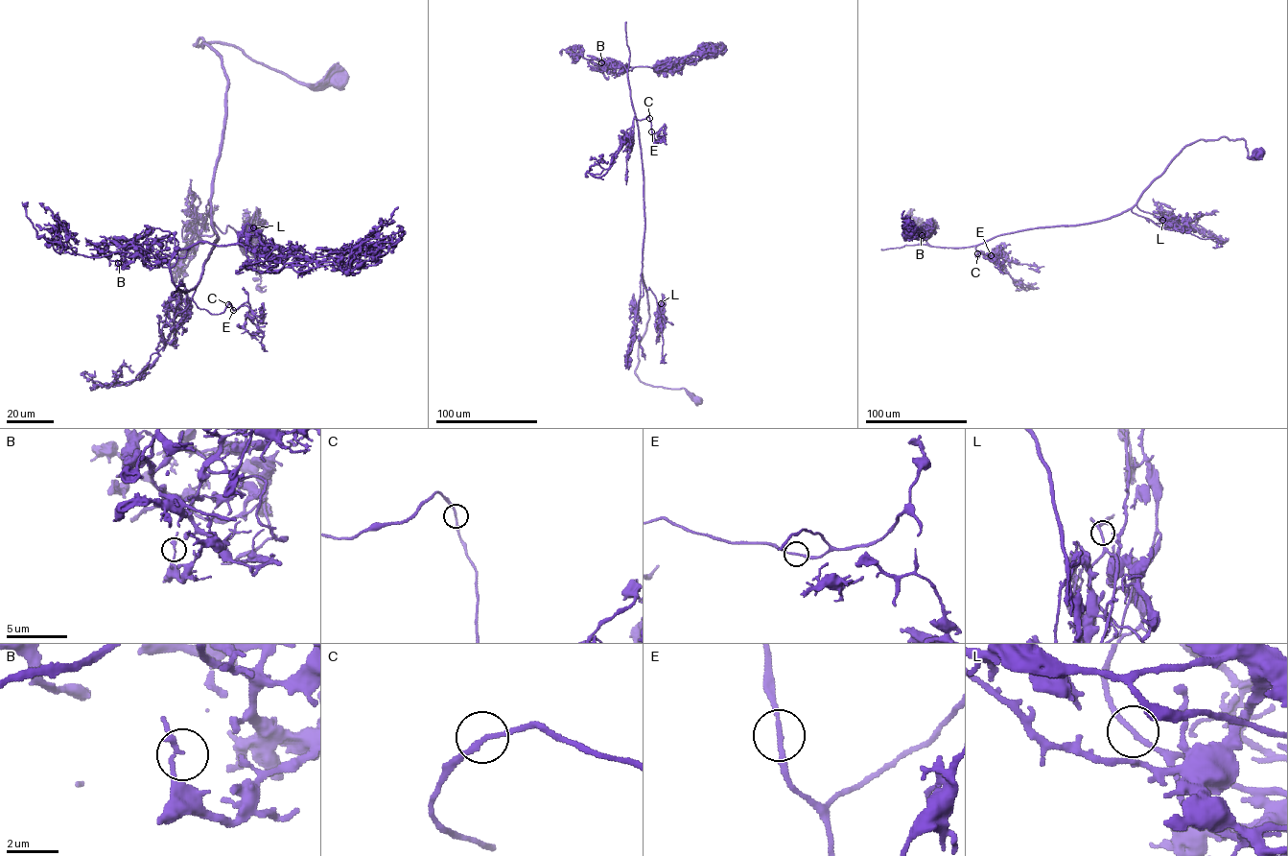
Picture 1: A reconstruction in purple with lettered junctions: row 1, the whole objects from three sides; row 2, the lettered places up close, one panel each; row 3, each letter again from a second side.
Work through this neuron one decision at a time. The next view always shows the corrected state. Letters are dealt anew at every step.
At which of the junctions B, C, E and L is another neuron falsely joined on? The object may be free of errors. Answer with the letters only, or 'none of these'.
none of these

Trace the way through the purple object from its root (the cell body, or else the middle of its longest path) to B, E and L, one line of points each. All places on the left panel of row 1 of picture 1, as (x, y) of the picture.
B: (338, 79), (298, 83), (200, 38), (227, 81), (217, 238), (189, 291), (154, 257), (118, 263)
E: (338, 79), (298, 83), (238, 48), (195, 44), (221, 58), (227, 91), (217, 238), (192, 298), (233, 310)
L: (338, 79), (298, 83), (238, 48), (196, 42), (221, 58), (227, 81), (207, 212), (246, 248), (253, 227)

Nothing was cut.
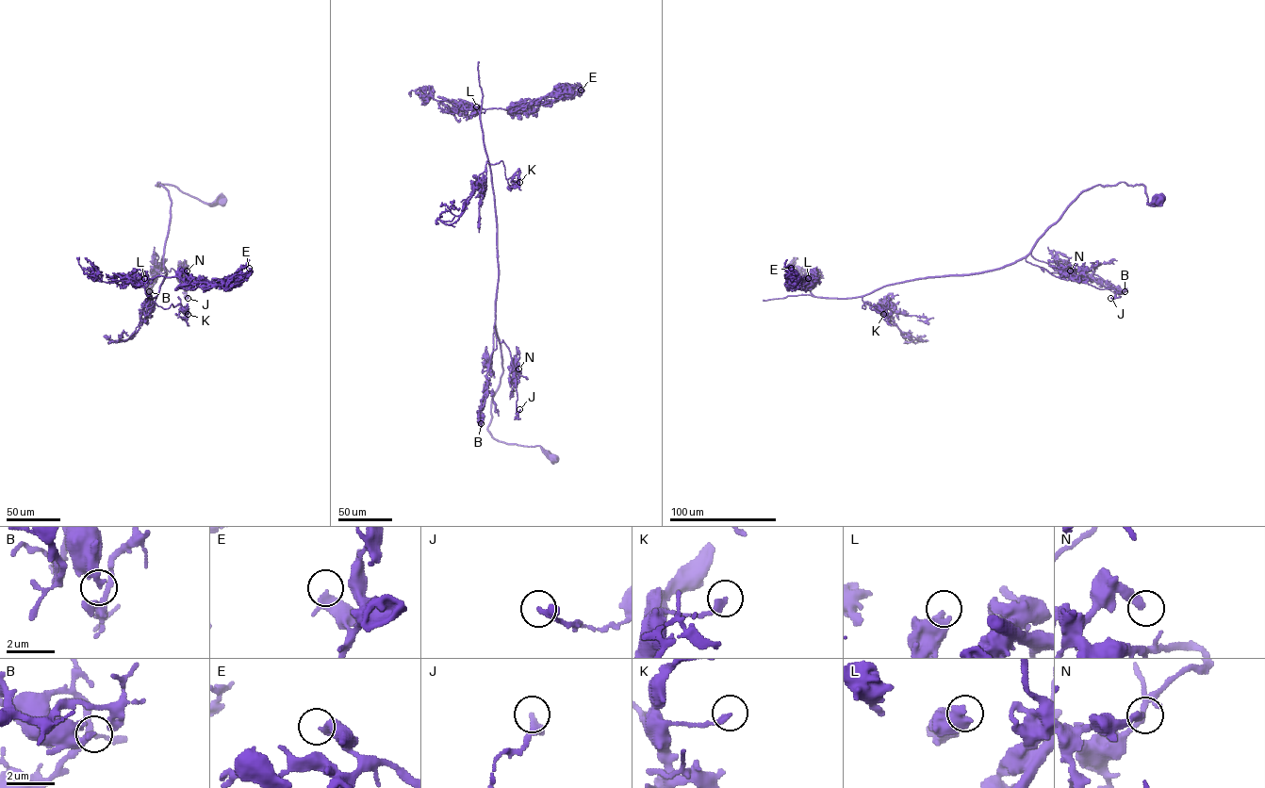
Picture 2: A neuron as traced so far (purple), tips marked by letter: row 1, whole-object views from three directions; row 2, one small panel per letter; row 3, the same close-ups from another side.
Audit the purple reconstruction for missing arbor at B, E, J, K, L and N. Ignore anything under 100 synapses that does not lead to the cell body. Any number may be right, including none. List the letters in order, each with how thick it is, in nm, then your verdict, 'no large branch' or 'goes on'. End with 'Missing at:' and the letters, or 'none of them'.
B: calibre 360 nm; no large branch
E: calibre 320 nm; goes on
J: calibre 320 nm; no large branch
K: calibre 260 nm; no large branch
L: calibre 480 nm; goes on
N: calibre 320 nm; no large branch
Missing at: E, L

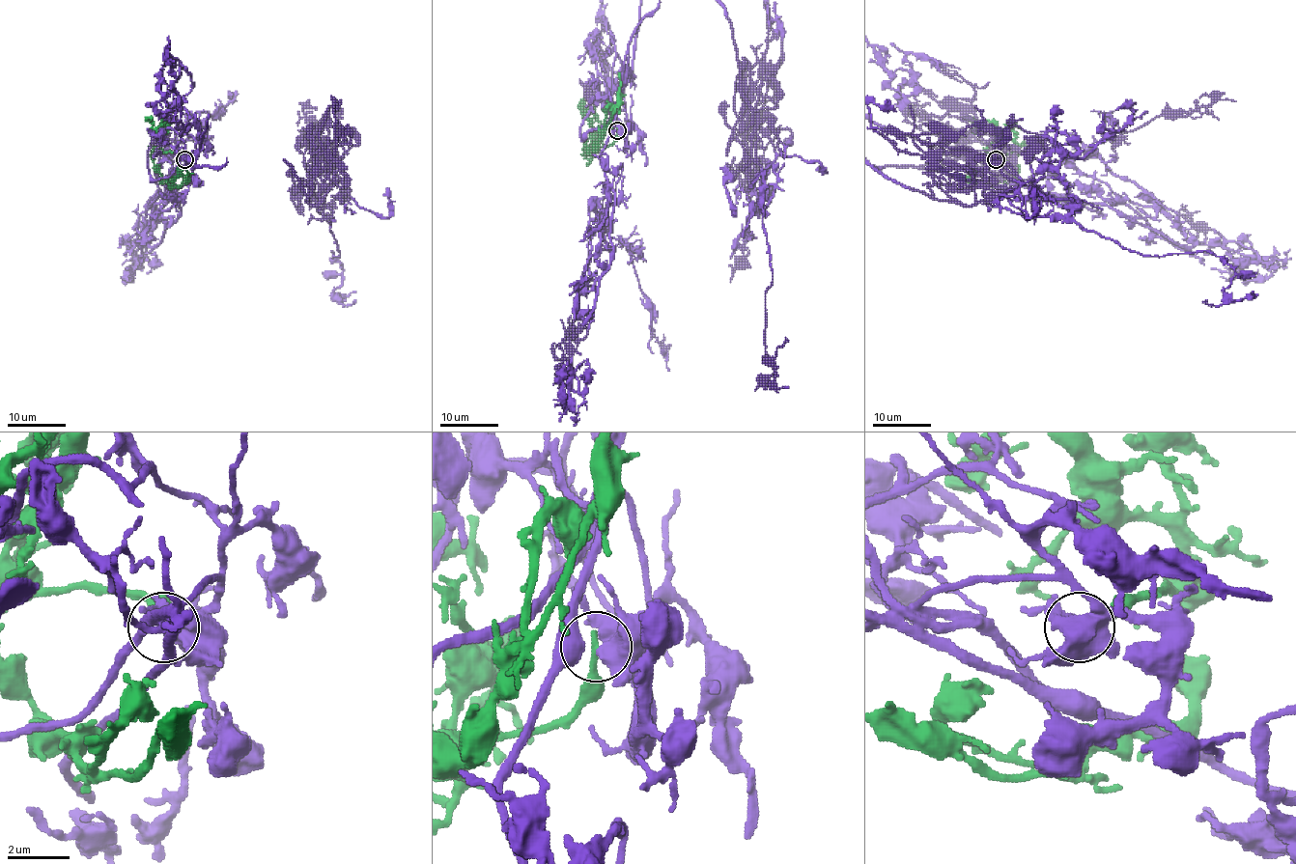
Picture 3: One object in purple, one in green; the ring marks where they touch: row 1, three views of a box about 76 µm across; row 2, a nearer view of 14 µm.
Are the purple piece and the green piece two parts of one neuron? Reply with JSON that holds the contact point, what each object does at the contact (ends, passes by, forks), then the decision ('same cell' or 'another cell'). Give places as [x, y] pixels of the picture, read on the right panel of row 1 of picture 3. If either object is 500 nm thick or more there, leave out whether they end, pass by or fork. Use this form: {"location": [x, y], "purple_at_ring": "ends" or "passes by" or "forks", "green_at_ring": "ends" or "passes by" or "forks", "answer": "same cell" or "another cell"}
{"location": [996, 159], "answer": "same cell"}

